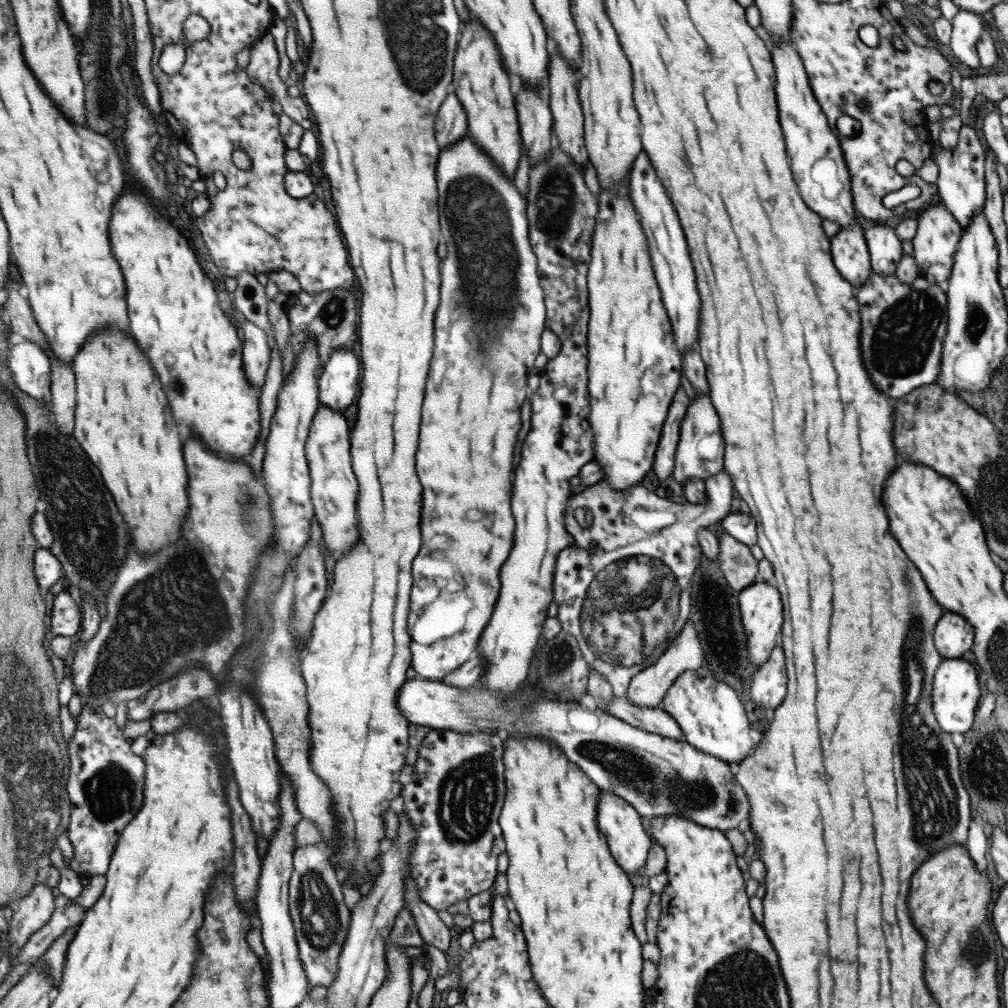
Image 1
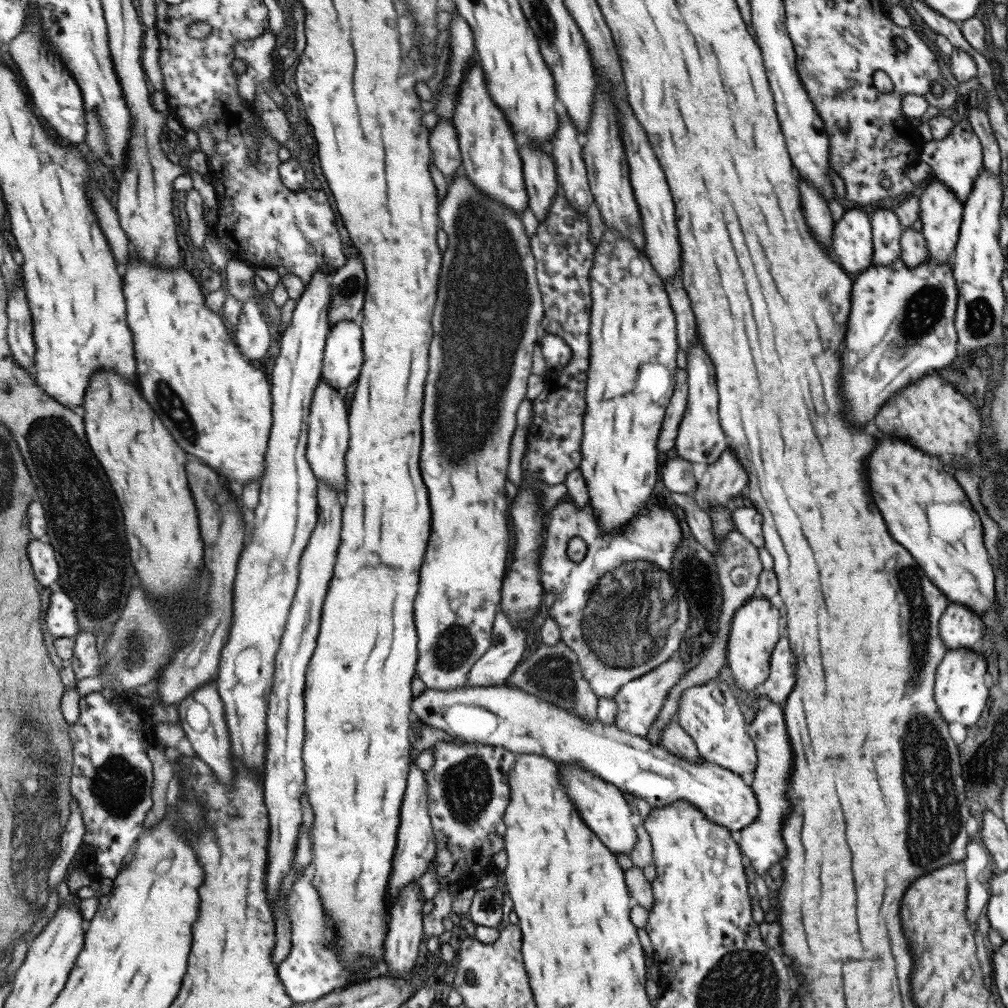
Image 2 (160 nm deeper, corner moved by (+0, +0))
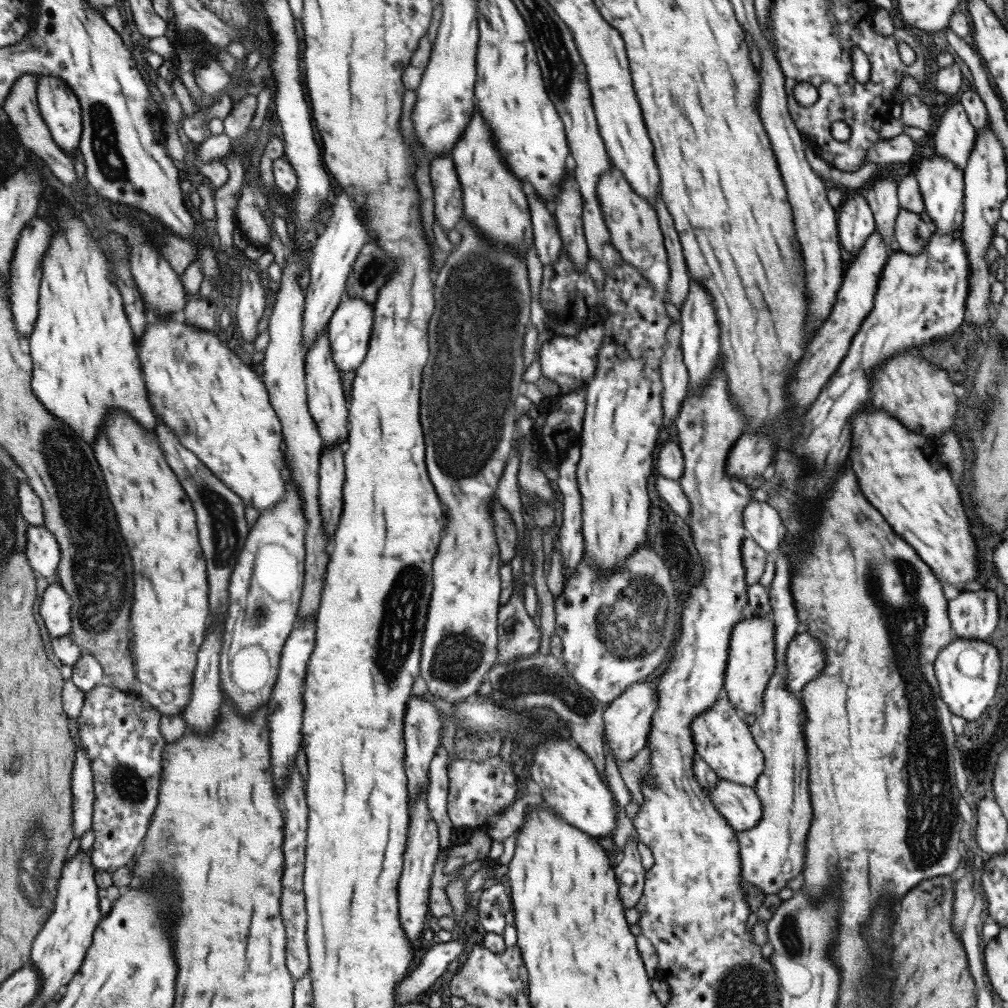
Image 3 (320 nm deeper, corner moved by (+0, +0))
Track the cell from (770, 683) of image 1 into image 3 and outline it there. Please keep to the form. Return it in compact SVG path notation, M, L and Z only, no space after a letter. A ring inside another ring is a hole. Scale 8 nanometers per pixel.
M801 631L787 645L785 651L785 686L787 692L798 694L825 666L822 644Z

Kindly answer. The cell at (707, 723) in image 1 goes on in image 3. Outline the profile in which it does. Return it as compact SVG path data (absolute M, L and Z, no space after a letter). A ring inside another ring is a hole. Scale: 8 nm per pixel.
M719 689L717 701L711 709L695 717L690 724L694 752L715 773L717 778L724 778L735 784L754 787L757 777L764 767L763 754L754 743L748 725L741 713L727 702L725 689Z

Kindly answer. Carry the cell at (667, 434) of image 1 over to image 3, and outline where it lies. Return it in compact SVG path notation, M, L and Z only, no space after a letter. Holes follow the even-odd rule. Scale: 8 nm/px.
M670 320L662 346L663 358L658 364L661 381L662 424L671 426L688 389L688 372L680 349L680 321Z

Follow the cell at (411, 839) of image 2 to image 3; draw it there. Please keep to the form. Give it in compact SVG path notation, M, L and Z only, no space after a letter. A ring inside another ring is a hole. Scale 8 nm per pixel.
M409 698L409 710L405 710L405 742L404 761L405 770L409 770L409 809L412 802L423 792L427 791L428 766L435 754L436 748L440 745L440 732L442 722L440 712L431 702L421 698Z

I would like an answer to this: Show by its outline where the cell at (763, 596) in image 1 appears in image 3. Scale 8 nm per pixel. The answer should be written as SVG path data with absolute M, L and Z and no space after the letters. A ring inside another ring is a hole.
M769 615L751 616L737 623L729 634L728 657L724 670L722 687L727 702L737 709L742 717L746 714L759 715L762 711L762 697L768 680L775 670L774 642L775 627Z

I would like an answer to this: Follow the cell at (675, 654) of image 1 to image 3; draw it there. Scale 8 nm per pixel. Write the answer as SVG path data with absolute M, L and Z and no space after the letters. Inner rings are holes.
M645 680L633 683L625 693L613 699L603 711L603 733L616 765L622 760L631 760L641 748L646 746L651 717L653 711L657 710L657 689L654 684Z

